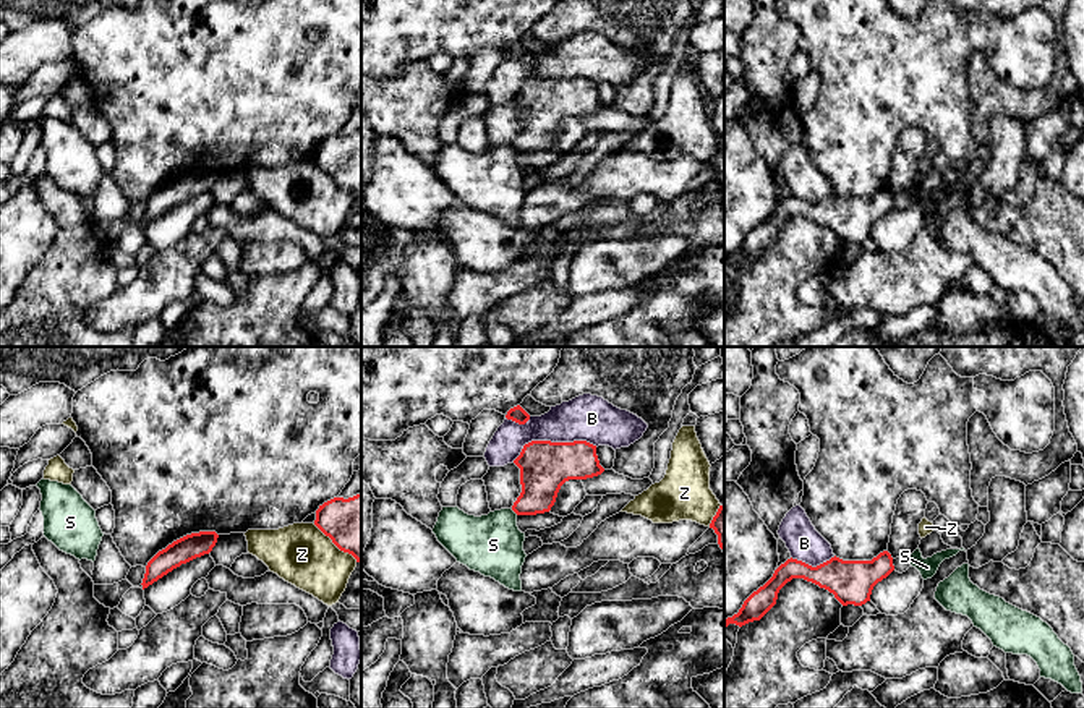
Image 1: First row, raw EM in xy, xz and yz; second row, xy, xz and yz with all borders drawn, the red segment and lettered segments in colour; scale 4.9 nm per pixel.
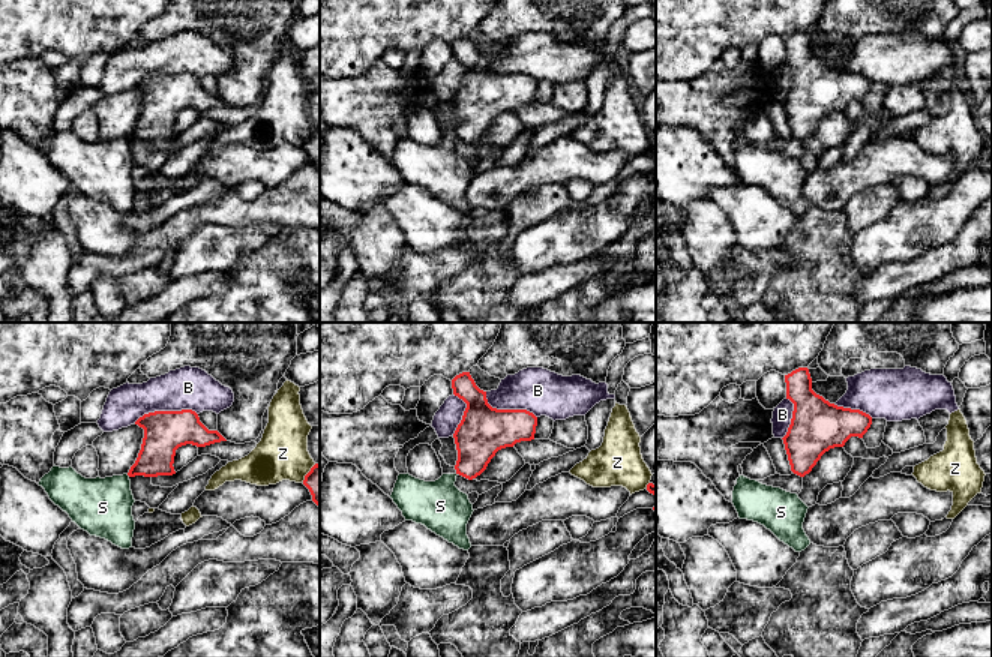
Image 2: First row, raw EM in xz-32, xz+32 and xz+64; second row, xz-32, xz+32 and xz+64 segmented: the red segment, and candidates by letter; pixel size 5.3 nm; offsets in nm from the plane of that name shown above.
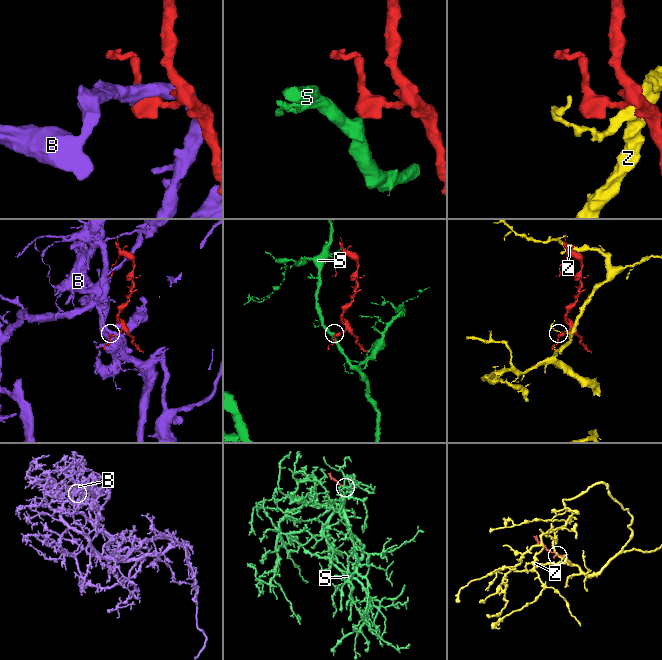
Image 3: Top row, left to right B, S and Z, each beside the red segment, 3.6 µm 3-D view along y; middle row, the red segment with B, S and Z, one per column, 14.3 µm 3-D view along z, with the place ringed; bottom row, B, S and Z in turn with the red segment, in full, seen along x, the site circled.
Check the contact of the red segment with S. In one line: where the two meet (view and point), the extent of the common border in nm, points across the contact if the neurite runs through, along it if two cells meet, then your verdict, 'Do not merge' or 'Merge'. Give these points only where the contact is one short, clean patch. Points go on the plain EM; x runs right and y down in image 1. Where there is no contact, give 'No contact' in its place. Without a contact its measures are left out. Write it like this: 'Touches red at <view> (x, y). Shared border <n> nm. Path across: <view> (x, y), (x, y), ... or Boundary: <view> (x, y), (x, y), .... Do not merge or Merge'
Touches red at xz (514, 148). Shared border 50 nm. Boundary: xz (511, 146), (517, 151). Do not merge

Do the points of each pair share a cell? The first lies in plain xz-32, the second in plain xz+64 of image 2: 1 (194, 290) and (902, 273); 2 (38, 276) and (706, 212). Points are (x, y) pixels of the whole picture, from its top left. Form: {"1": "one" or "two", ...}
{"1": "one", "2": "one"}

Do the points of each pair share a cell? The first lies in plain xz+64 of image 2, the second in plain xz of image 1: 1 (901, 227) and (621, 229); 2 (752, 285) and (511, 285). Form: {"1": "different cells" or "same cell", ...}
{"1": "different cells", "2": "same cell"}

